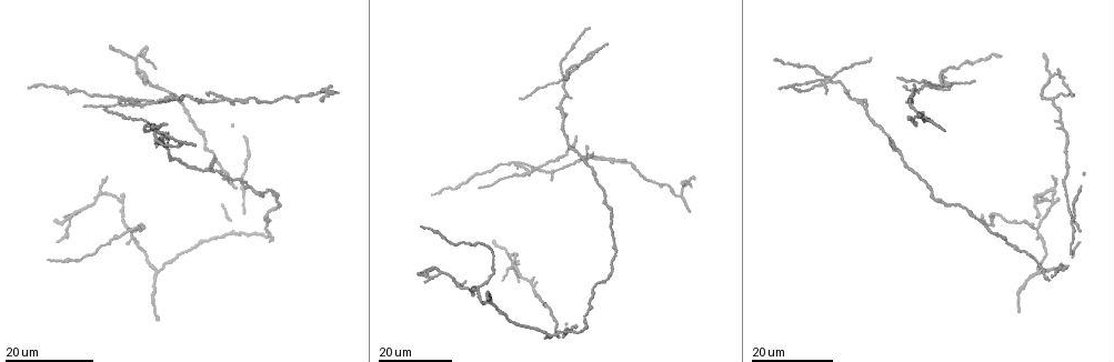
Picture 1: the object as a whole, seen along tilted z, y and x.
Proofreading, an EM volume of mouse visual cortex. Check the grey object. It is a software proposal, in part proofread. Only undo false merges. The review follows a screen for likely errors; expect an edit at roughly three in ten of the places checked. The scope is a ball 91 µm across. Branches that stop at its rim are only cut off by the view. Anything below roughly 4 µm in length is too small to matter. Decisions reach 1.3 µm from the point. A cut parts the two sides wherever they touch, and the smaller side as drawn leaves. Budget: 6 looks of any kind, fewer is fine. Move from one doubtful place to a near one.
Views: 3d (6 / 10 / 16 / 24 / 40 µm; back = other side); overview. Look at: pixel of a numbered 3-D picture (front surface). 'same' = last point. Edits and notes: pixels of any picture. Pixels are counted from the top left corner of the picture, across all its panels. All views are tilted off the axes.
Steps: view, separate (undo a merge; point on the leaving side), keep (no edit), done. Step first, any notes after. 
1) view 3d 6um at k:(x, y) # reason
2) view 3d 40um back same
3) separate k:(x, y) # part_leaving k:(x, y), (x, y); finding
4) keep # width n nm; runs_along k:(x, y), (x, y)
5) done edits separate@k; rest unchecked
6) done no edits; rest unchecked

view 3d 16um at 1:(1037, 229) # branch point

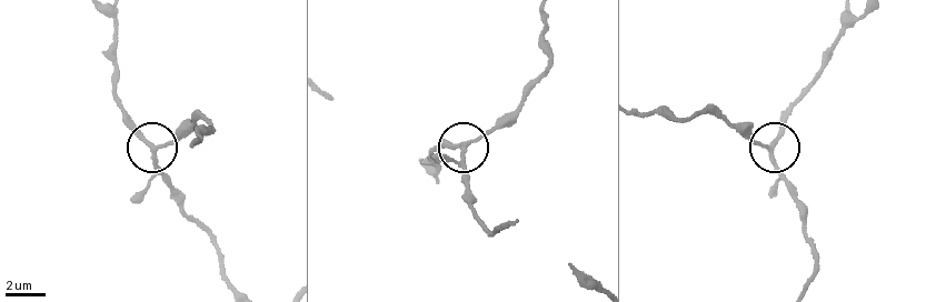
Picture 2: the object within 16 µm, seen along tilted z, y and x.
view 3d 10um at 2:(462, 142) # zoom in

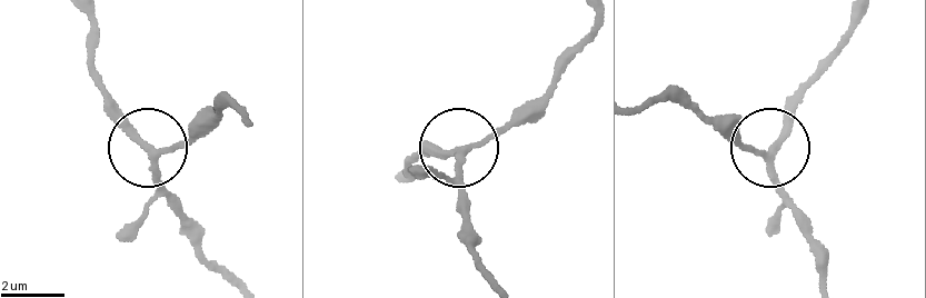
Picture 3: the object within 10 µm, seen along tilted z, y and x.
view 3d 10um back at 3:(150, 153) # other side

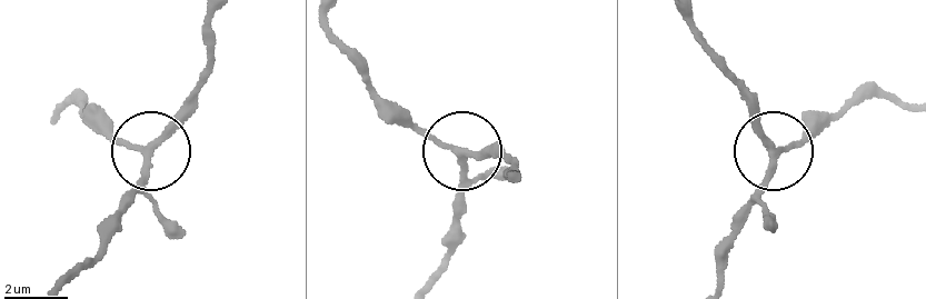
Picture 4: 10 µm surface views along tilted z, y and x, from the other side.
keep # width 190 nm; runs_along 4:(723, 283), (739, 215), (770, 152), (747, 88); continuous, no second neuron

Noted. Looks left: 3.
view 3d 24um at 1:(490, 303) # a fork

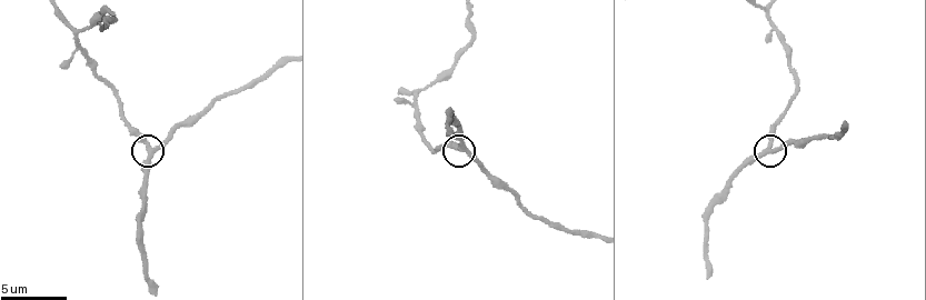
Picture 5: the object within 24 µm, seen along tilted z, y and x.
view 3d 10um at 5:(464, 146) # zoom in

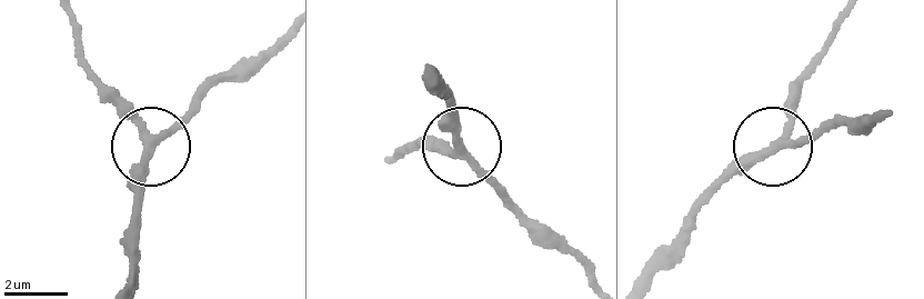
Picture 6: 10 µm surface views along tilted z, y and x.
keep # arms 3; runs_along 6:(280, 42), (213, 83), (154, 145), (136, 236); continuous, no second neuron

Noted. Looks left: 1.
done no edits; rest unchecked

